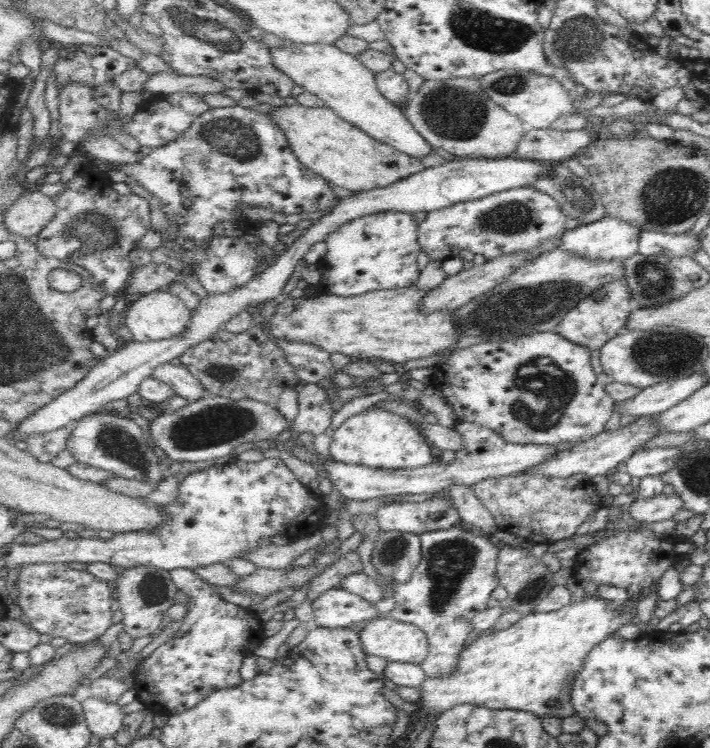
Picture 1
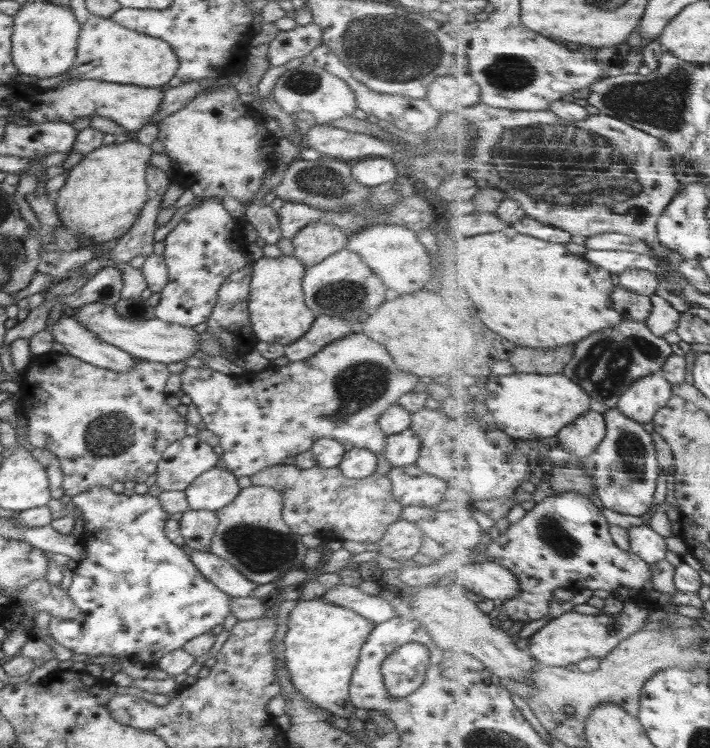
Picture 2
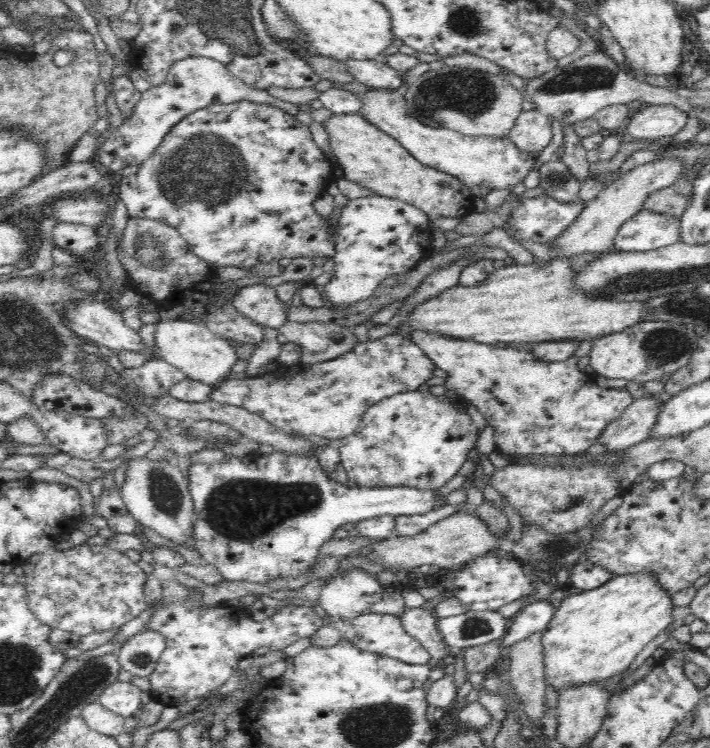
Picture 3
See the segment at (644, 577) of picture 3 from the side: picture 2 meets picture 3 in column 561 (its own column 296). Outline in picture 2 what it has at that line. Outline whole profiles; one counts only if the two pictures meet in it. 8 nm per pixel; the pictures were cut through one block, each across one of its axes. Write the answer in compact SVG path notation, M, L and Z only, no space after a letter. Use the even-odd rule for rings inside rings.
M321 597L299 600L286 624L284 656L293 688L314 706L336 716L353 718L357 709L349 700L352 674L359 662L360 650L377 624L350 608L324 602Z

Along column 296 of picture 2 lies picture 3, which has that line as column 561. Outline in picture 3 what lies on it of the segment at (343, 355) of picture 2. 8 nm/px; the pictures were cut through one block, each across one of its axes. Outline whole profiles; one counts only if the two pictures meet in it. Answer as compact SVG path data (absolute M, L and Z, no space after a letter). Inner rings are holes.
M414 331L410 338L424 351L426 356L440 370L450 374L443 384L454 390L464 404L473 404L486 420L496 422L493 426L496 448L506 456L532 456L532 454L578 454L598 443L599 434L606 425L616 420L632 404L632 397L625 388L600 388L595 380L588 378L588 372L578 369L578 357L571 356L562 362L546 362L536 355L518 351L515 348L497 348L492 344L480 344L472 340L448 338L432 333Z

